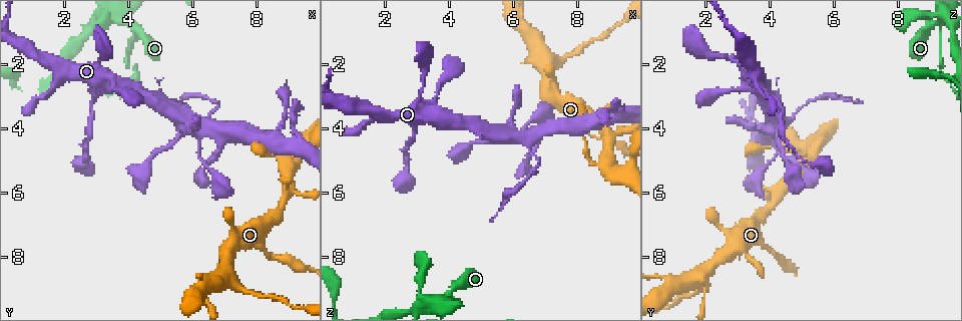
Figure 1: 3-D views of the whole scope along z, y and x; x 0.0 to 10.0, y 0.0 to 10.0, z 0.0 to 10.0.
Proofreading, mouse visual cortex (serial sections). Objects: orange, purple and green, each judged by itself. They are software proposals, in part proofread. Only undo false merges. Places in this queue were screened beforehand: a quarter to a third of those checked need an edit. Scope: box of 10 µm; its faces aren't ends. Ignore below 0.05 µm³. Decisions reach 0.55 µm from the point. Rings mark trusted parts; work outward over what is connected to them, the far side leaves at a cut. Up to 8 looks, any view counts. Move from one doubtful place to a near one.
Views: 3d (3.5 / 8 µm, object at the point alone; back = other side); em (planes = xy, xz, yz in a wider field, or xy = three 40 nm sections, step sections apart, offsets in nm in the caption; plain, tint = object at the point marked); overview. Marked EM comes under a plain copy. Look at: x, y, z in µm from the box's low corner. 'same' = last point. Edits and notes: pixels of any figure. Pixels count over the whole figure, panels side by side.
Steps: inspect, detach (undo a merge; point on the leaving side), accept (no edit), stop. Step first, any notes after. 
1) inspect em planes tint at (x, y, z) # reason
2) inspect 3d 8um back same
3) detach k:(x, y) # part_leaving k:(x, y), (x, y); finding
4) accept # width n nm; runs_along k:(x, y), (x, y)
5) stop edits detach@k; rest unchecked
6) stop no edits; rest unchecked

inspect 3d 3.5um at (4.00, 0.70, 9.20) # side arm on a straight run

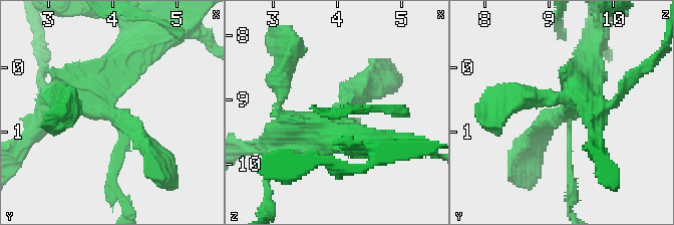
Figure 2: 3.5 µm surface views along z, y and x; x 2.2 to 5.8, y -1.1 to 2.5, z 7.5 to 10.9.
inspect em xy step 5 tint at (4.00, 0.75, 9.20) # arms 3; arm_widths 100, 250, 400 nm; need the tissue

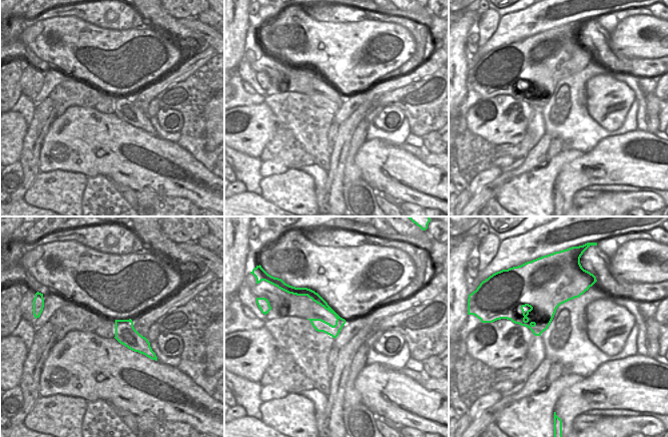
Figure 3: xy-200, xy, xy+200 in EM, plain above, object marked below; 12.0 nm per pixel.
detach 2:(120, 156) # part_leaving 2:(118, 131), (112, 192), (121, 207); two cells meet here

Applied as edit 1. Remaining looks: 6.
inspect overview # see it whole again

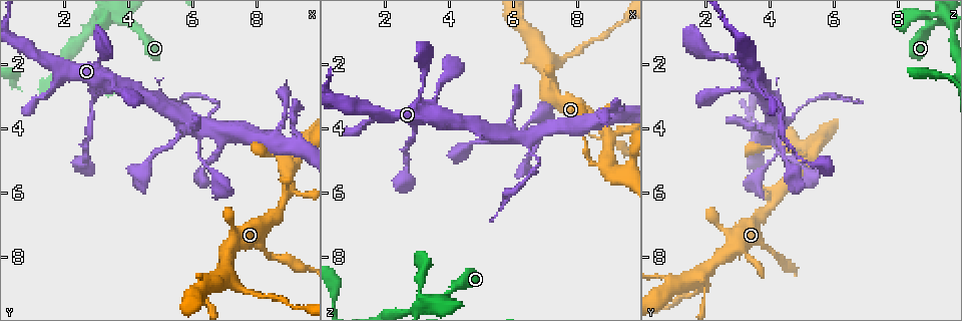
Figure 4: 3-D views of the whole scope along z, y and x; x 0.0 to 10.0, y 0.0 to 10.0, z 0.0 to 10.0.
inspect 3d 3.5um at (6.35, 9.05, 1.95) # sudden change in width

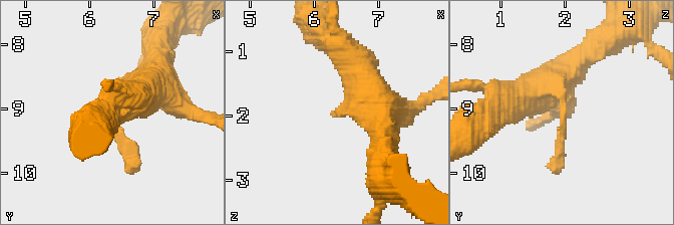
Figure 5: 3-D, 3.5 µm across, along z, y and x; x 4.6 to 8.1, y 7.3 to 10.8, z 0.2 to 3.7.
inspect em xy step 2 tint at (6.35, 9.00, 2.00) # arm_widths 150, 500 nm

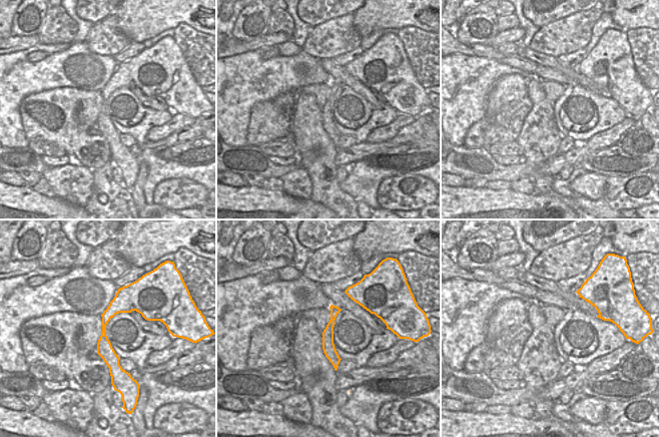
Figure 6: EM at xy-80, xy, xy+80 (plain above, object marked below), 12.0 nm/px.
accept # runs_along 6:(121, 293), (103, 332), (119, 372); all the same cell

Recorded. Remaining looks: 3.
inspect 3d 3.5um back at (9.00, 5.95, 4.25) # three-way junction

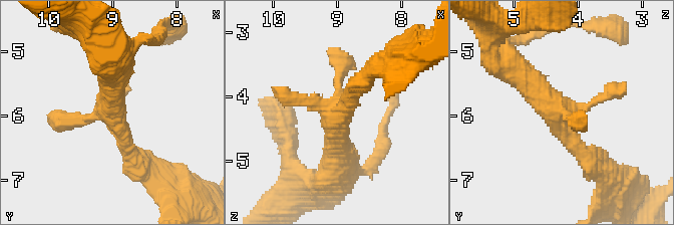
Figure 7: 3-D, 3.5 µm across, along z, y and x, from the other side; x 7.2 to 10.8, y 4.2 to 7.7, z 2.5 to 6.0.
inspect em xy step 5 tint at (9.00, 5.95, 4.30)

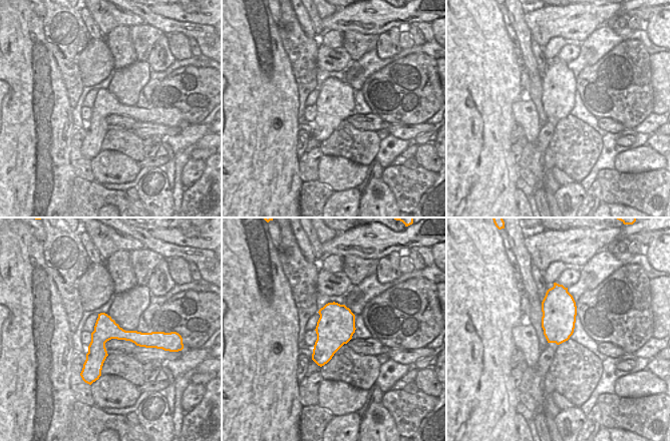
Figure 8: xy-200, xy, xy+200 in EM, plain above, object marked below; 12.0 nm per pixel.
accept # runs_along 8:(149, 335), (107, 335), (87, 363); one cell here

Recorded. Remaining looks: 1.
stop edits detach@2; rest unchecked

